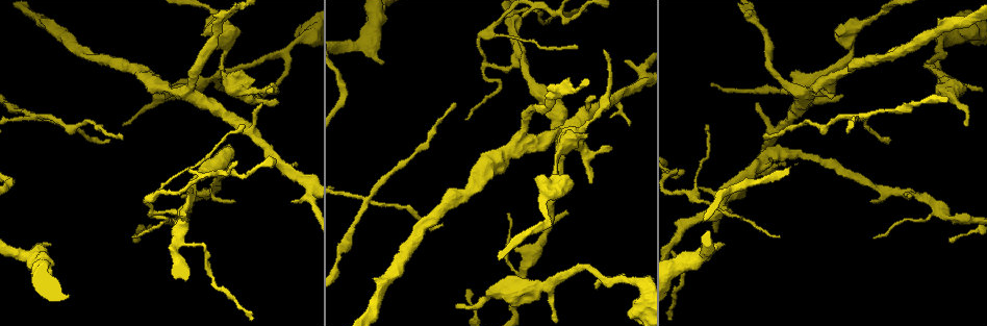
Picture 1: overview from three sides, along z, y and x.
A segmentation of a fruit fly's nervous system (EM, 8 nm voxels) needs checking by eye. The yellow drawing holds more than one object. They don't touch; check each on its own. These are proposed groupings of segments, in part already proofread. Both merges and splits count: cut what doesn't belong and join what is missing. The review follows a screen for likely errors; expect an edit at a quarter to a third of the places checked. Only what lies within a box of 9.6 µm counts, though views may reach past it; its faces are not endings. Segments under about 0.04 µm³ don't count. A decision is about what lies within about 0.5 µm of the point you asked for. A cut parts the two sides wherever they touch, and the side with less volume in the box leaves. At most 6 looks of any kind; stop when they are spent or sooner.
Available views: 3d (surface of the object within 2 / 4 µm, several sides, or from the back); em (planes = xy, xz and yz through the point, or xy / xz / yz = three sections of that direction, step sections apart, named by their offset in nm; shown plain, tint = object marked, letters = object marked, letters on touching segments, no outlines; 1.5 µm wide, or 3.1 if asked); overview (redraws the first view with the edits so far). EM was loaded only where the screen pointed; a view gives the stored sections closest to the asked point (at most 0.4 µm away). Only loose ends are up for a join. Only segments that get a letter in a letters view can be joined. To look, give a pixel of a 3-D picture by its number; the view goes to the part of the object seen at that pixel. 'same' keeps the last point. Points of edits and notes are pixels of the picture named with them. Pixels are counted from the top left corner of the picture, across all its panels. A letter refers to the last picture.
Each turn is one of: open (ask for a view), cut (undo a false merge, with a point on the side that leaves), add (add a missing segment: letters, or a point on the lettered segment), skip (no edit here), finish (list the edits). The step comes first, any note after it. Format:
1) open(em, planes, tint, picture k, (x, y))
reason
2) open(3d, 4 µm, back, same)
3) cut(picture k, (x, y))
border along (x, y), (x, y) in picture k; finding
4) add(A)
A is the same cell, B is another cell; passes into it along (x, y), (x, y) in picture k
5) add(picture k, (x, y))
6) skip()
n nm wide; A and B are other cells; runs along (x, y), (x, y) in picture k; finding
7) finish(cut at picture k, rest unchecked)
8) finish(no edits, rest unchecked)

open(3d, 2 µm, picture 1, (679, 173))

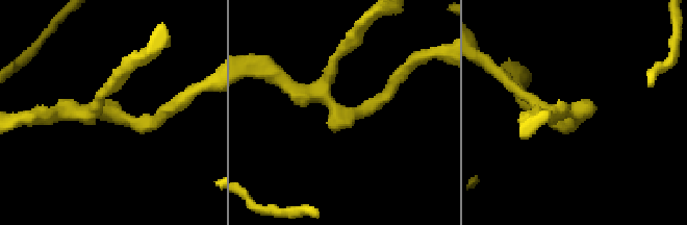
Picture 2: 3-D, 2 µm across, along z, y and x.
open(em, xy, step 8, tint, picture 2, (130, 118))
3 arms

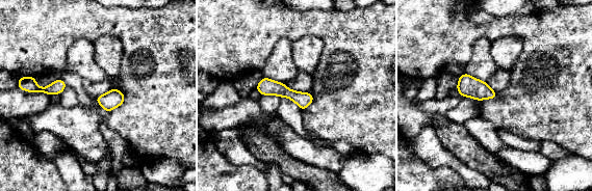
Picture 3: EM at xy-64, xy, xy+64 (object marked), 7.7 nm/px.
open(em, planes, letters, same)

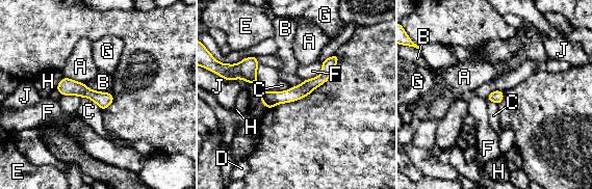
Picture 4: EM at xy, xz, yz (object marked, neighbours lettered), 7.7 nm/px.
skip()
A, B, C, D, E, F, G, H and J are other cells; border along (84, 84), (92, 89), (109, 92) in picture 4; continuous, no second neuron

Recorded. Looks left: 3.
open(em, yz, step 8, tint, picture 1, (710, 83))
end of a long branch

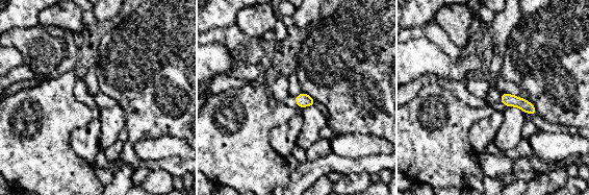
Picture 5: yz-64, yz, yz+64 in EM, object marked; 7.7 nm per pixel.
open(em, planes, letters, same)

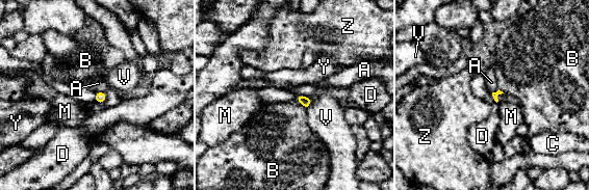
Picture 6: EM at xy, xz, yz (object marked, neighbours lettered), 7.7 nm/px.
skip()
A, B, C, D, M, V, Y and Z are other cells; border along (106, 93), (101, 103), (95, 102) in picture 6; none of them fits

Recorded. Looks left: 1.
open(em, planes, letters, picture 1, (33, 116))
a fork

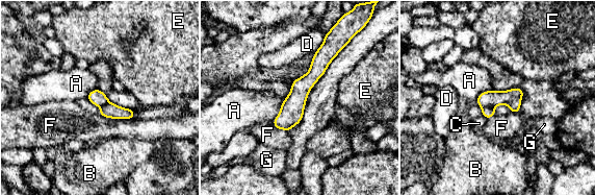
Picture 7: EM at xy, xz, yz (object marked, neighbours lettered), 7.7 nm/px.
cut(picture 7, (512, 98))
F touches over 280 nm; A, B, C, D, E, F and G are other cells; the part that leaves runs along (332, 47), (277, 125) in picture 7; two neurons meet here

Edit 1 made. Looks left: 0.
finish(cut at picture 7, rest unchecked)

